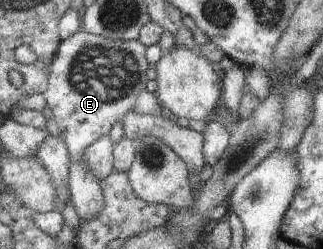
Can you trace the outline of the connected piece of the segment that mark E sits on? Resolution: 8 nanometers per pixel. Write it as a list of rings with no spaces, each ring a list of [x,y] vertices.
[[[83,29],[63,41],[52,63],[49,91],[45,94],[53,117],[70,147],[71,186],[79,218],[93,219],[105,213],[107,199],[101,180],[89,163],[87,152],[93,143],[109,136],[113,125],[122,121],[149,85],[149,70],[155,66],[147,59],[147,46],[140,39],[115,41]]]

